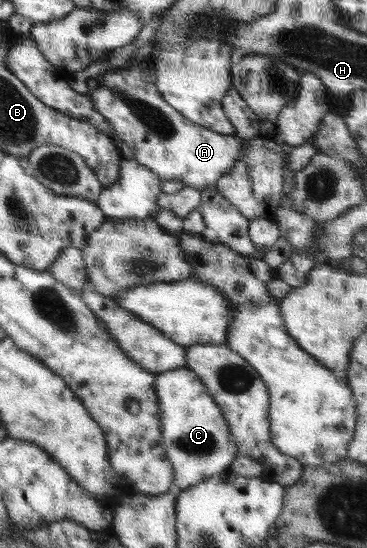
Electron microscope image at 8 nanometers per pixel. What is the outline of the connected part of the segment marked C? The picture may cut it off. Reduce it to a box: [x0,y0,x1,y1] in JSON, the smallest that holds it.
[154,368,238,492]

